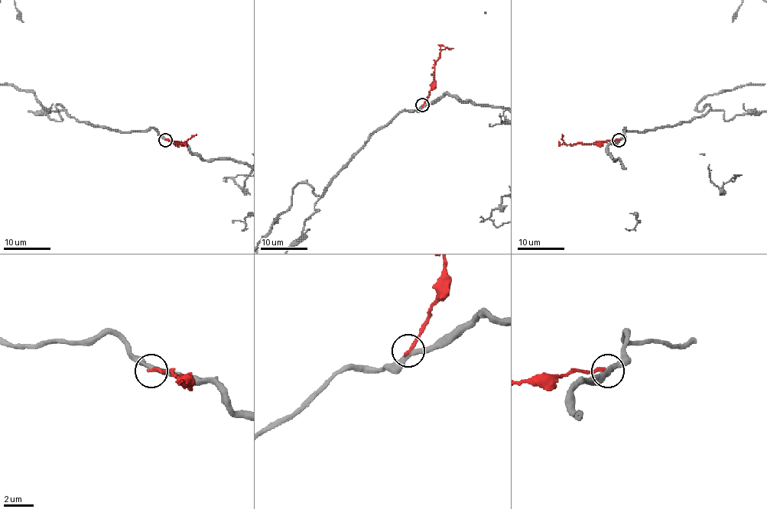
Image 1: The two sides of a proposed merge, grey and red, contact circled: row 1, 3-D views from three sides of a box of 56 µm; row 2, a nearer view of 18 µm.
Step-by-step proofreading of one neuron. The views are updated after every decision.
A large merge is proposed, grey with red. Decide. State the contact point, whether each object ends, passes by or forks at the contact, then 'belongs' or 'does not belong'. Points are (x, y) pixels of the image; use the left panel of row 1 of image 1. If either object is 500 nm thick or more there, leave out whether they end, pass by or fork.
(165, 140) | grey passes by | red ends | does not belong

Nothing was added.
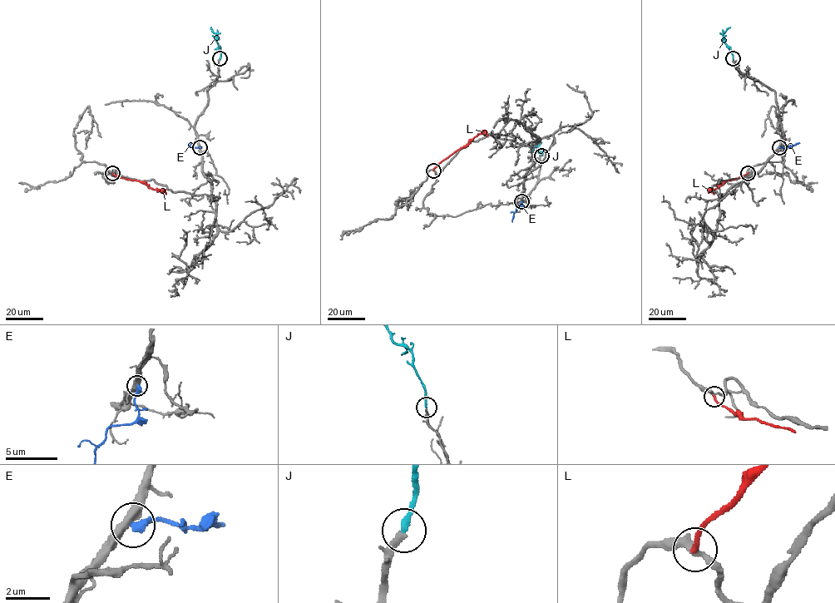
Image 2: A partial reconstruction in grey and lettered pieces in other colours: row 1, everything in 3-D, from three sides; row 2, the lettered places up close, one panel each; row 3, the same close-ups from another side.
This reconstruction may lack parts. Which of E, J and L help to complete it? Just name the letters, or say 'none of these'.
J

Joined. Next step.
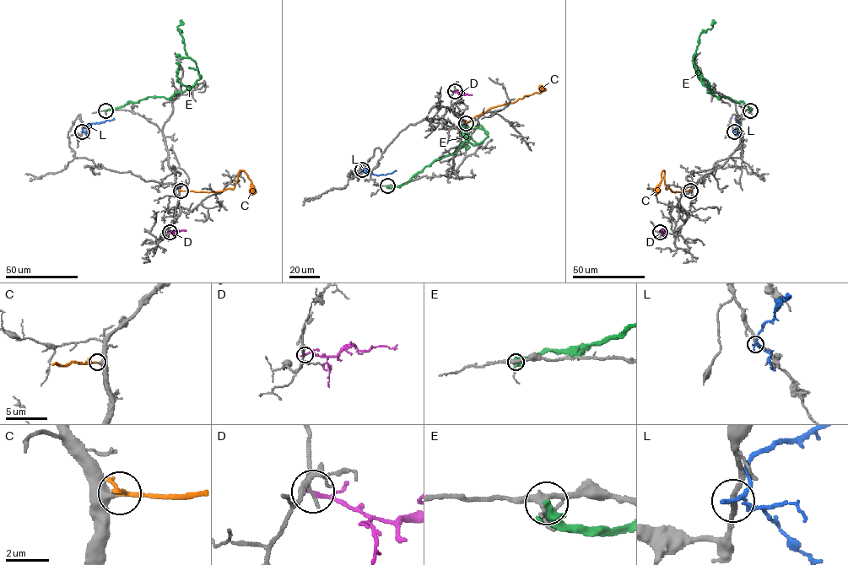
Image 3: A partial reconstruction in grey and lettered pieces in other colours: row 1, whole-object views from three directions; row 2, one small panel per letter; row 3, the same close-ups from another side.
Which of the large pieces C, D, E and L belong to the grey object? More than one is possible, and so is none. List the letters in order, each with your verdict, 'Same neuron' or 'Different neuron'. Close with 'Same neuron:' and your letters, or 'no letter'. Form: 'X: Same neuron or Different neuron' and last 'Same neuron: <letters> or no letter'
C: Same neuron
D: Different neuron
E: Different neuron
L: Different neuron
Same neuron: C

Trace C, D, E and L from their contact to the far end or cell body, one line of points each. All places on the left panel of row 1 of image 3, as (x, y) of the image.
C: (180, 191), (216, 192), (232, 189), (237, 174), (243, 170), (251, 181), (253, 194)
D: (170, 232), (186, 230)
E: (105, 110), (148, 97), (168, 99), (189, 89), (201, 78), (196, 62), (187, 56), (177, 28), (180, 20)
L: (82, 131), (92, 123), (114, 118)

